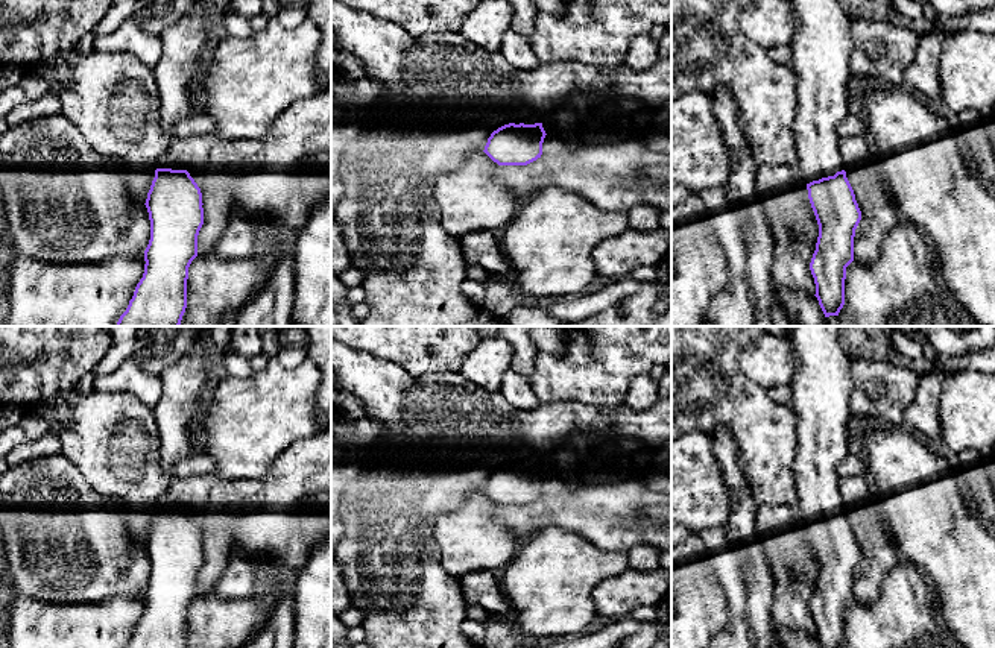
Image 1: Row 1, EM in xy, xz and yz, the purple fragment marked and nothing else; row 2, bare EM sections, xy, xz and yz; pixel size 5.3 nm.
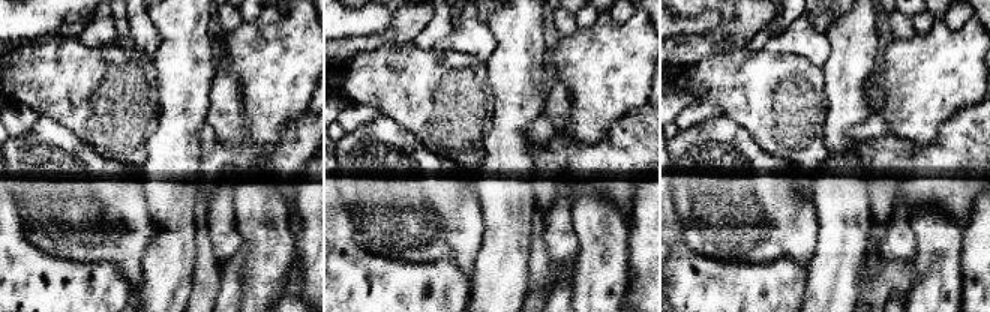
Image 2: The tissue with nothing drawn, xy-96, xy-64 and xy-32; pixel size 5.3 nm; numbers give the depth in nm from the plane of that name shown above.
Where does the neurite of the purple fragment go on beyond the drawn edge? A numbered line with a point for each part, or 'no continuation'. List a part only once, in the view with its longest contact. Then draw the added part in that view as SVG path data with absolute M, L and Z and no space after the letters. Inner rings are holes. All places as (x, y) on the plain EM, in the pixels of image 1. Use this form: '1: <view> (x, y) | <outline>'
1: yz (822, 384) | M791 326L787 337L793 346L798 369L790 382L791 408L796 414L794 484L801 524L834 516L843 510L837 467L849 454L849 398L854 381L851 358L840 344L840 326Z

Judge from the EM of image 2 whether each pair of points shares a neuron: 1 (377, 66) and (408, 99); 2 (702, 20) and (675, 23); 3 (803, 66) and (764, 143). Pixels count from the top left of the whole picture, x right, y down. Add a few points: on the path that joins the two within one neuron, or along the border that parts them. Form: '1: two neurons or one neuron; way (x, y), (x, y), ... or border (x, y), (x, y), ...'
1: one neuron; way (384, 74), (402, 92)
2: one neuron; way (696, 23), (681, 23)
3: one neuron; way (779, 72), (764, 87), (764, 119)

